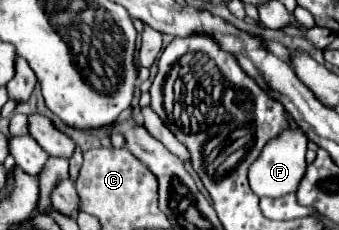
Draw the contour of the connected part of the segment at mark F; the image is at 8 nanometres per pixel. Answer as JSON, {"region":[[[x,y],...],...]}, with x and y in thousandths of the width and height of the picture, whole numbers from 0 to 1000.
{"region":[[[850,557],[844,574],[832,574],[814,609],[796,609],[773,670],[755,687],[755,704],[743,713],[743,730],[732,739],[732,774],[737,774],[737,817],[749,826],[755,852],[791,852],[791,861],[820,861],[820,852],[844,852],[873,835],[885,783],[897,774],[903,748],[903,626],[909,600],[897,591],[897,574],[885,565],[861,565]]]}

